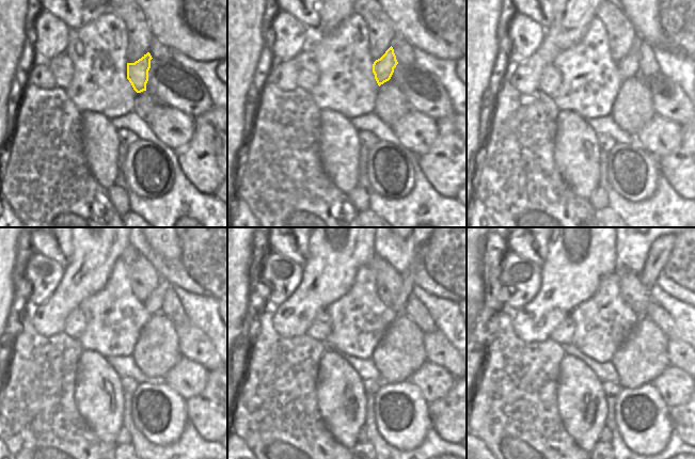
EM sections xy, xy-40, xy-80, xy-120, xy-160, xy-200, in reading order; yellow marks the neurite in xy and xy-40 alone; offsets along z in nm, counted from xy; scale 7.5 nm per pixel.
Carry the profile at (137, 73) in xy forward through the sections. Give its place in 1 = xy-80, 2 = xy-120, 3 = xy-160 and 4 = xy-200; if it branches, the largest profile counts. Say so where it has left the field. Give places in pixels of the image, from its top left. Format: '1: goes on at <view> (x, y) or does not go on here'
1: goes on at xy-80 (629, 66)
2: goes on at xy-120 (153, 304)
3: goes on at xy-160 (408, 277)
4: goes on at xy-200 (659, 253)

